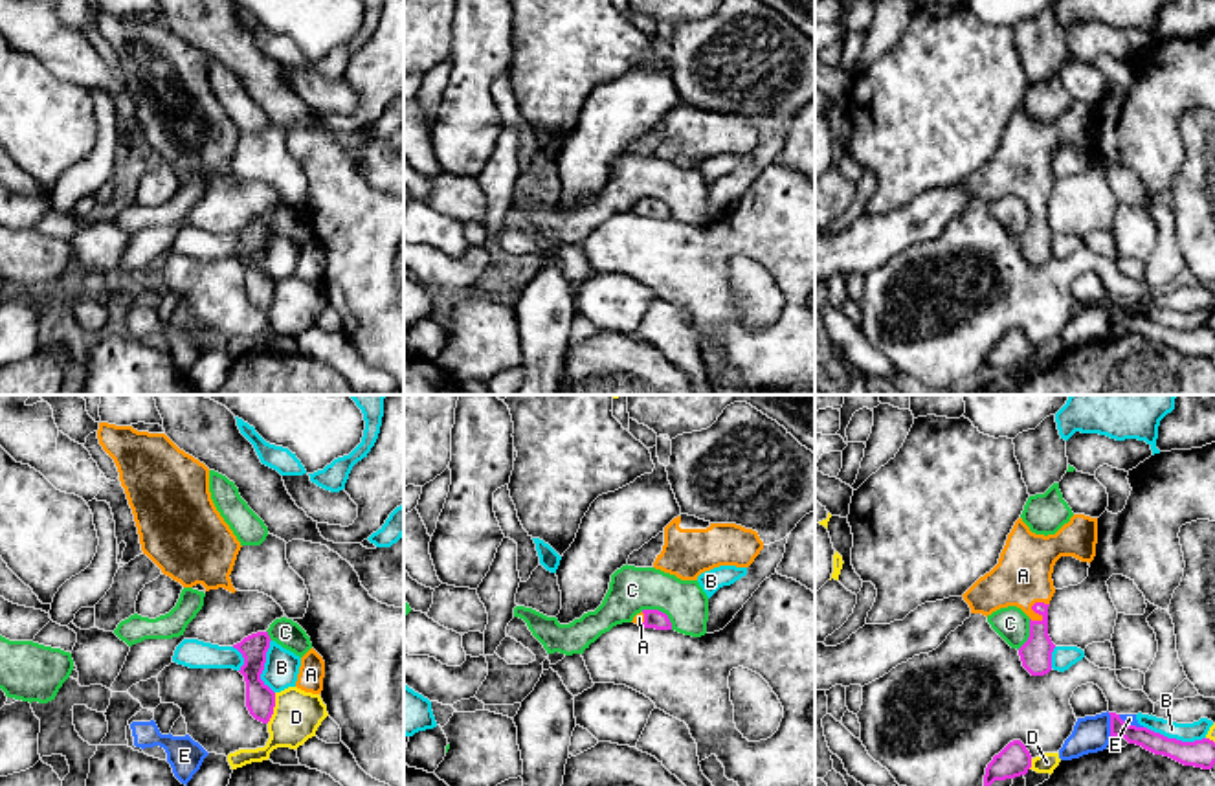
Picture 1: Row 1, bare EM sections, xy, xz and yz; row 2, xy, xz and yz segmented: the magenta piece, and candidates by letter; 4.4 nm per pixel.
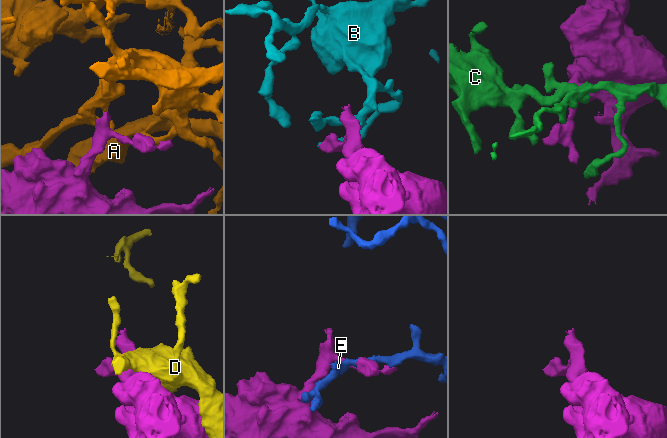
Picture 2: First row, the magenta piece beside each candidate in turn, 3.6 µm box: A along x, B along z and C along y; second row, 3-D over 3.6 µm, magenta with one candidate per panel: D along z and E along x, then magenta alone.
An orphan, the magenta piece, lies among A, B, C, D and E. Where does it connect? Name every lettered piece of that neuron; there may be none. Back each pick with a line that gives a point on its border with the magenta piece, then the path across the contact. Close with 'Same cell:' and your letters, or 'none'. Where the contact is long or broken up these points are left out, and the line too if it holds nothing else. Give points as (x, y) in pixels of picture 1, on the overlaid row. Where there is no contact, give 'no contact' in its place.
A: contact yz (1034, 610)
Same cell: A

